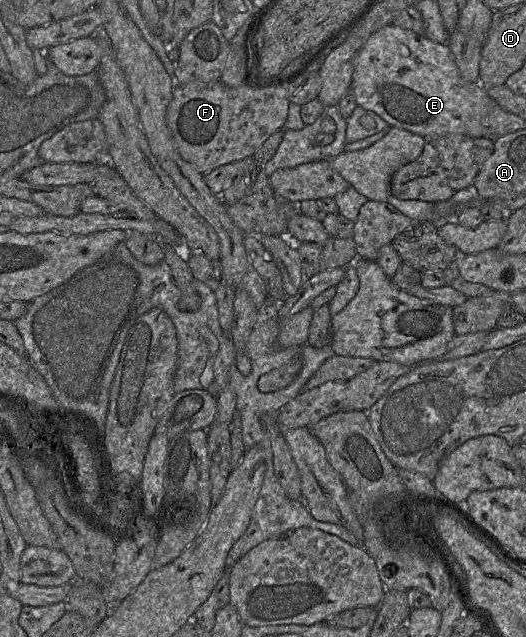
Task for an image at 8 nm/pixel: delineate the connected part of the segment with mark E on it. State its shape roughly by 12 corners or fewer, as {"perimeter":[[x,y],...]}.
{"perimeter":[[393,24],[354,59],[357,105],[425,136],[490,137],[494,100],[447,44]]}

